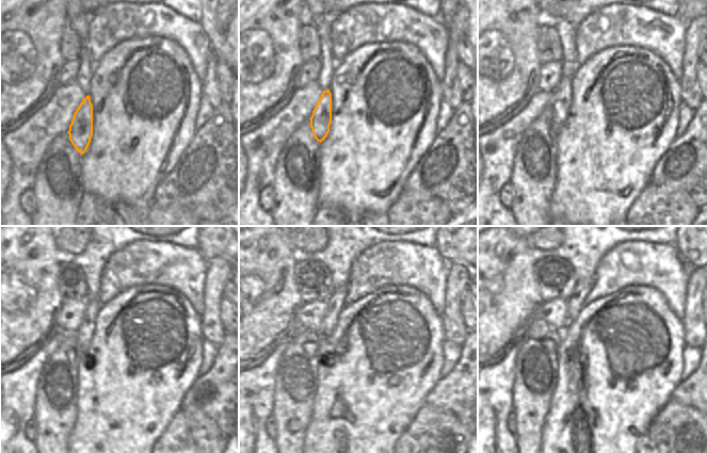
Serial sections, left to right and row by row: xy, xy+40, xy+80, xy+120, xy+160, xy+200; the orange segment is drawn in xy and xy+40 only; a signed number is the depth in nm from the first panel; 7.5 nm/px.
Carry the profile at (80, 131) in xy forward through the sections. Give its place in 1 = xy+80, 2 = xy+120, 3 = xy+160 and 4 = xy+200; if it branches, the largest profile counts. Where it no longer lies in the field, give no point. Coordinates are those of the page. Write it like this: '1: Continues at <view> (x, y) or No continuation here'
1: Continues at xy+80 (561, 103)
2: Continues at xy+120 (83, 335)
3: Continues at xy+160 (335, 303)
4: Continues at xy+200 (574, 304)

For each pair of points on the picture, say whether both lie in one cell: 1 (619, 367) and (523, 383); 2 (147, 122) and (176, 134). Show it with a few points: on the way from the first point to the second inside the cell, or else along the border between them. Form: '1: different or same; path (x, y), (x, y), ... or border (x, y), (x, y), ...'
1: different; border (557, 352), (557, 383), (550, 402)
2: same; path (155, 123), (169, 127)

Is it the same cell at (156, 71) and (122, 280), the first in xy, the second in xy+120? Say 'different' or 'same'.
different

